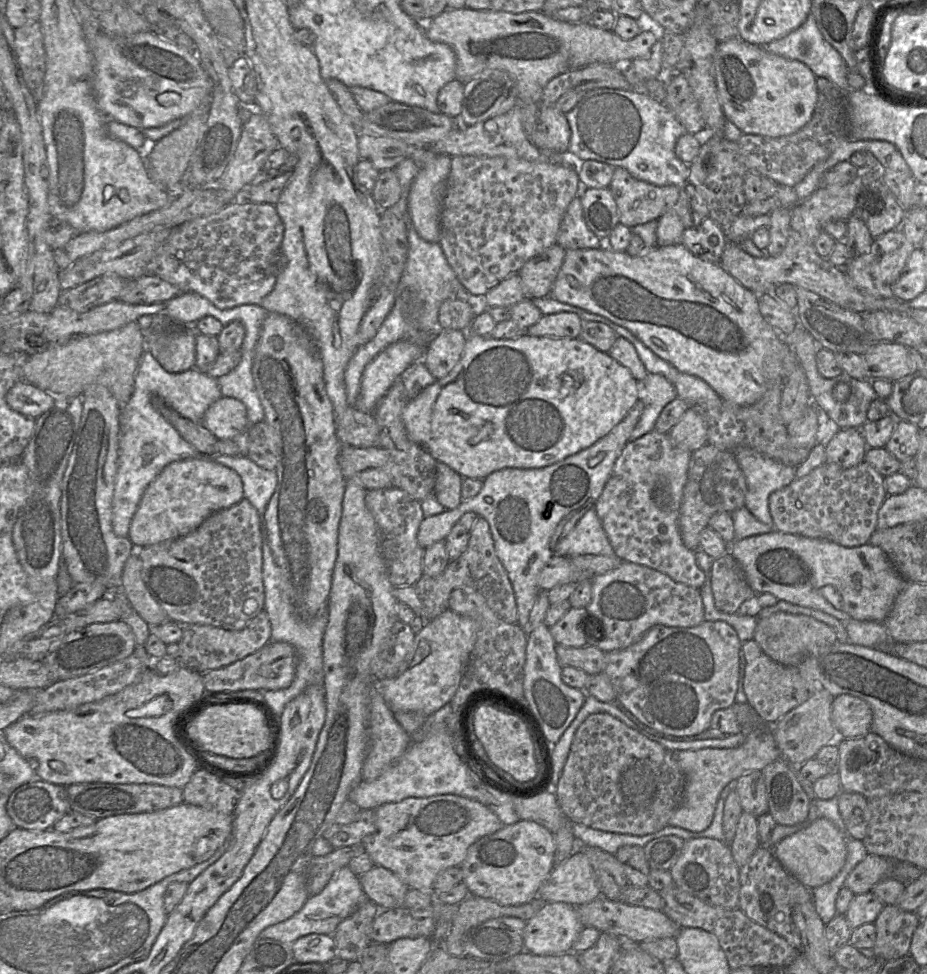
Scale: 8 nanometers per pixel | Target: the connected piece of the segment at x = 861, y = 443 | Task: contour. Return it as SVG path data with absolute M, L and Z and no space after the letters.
M840 429L825 445L825 462L852 468L864 461L867 448L861 429Z

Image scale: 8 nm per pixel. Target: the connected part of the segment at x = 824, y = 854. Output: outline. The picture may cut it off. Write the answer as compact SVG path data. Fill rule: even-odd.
M819 817L808 827L784 838L772 847L781 865L804 886L814 889L831 881L846 861L847 836L830 820Z

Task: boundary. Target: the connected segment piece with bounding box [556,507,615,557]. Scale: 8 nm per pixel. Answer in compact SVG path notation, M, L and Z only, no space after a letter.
M594 507L589 509L572 531L560 541L556 554L562 557L615 555Z

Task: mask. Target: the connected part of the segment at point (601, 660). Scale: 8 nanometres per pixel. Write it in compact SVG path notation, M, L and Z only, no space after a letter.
M556 644L555 650L562 667L575 667L583 670L588 675L602 673L606 667L607 653L593 645L566 647Z

